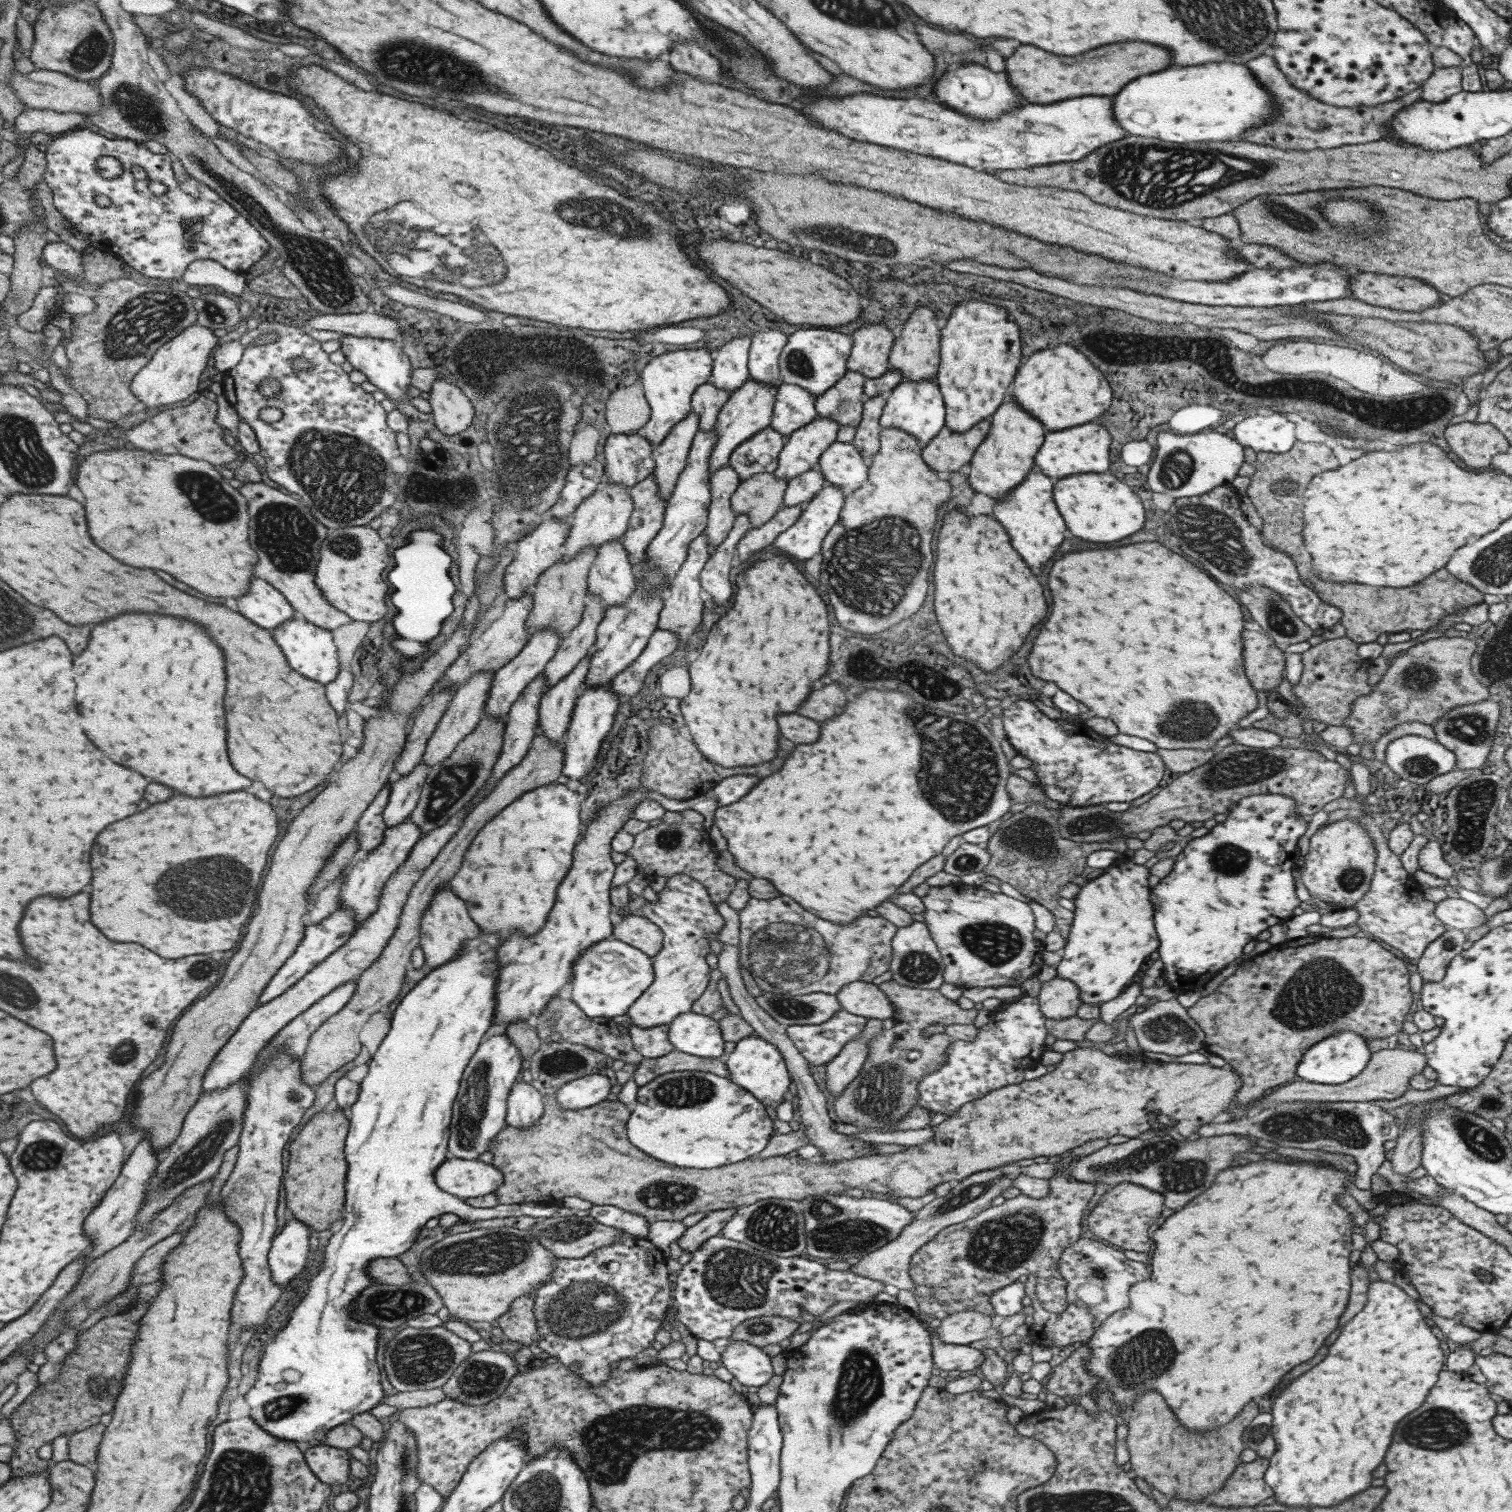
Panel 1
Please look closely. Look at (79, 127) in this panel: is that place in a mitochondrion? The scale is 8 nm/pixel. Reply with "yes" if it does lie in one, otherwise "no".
no

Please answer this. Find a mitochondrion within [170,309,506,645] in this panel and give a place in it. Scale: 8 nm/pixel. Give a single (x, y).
(344, 479)

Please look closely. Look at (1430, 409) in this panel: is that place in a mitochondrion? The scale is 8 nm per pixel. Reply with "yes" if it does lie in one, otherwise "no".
yes

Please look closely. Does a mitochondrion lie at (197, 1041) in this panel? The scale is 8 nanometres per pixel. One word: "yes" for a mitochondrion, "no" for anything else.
no

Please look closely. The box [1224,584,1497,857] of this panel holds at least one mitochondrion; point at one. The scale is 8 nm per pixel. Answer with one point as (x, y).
(1470, 728)

